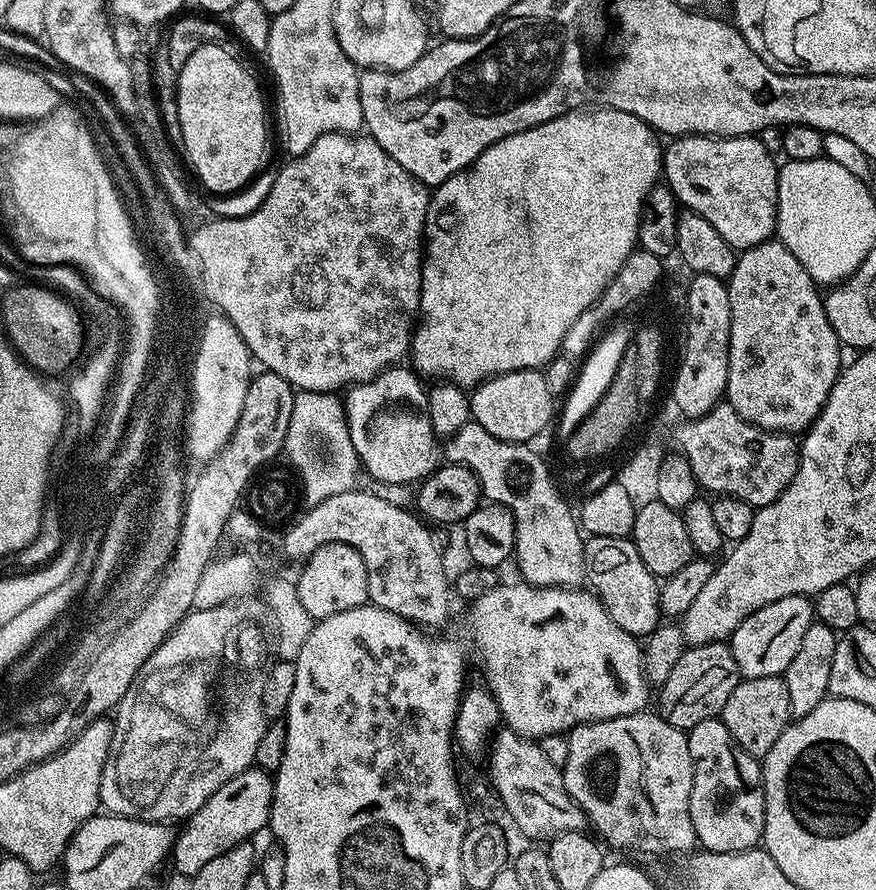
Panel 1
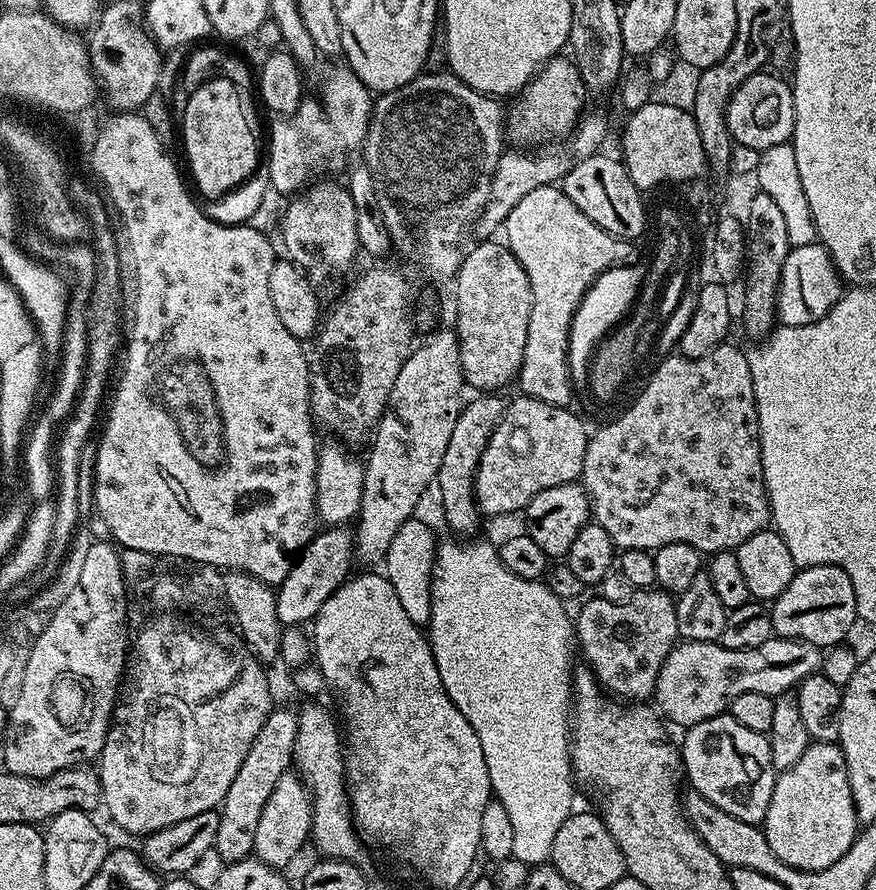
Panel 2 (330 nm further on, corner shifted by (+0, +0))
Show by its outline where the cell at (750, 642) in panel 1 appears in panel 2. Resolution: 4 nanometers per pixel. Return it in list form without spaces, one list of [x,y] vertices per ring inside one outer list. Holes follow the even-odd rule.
[[[819,564],[813,568],[802,568],[796,573],[796,577],[778,594],[776,600],[771,601],[772,631],[781,640],[801,640],[813,644],[815,648],[827,650],[836,644],[843,644],[847,638],[850,624],[856,619],[856,591],[854,582],[846,570],[842,570],[839,564]]]

